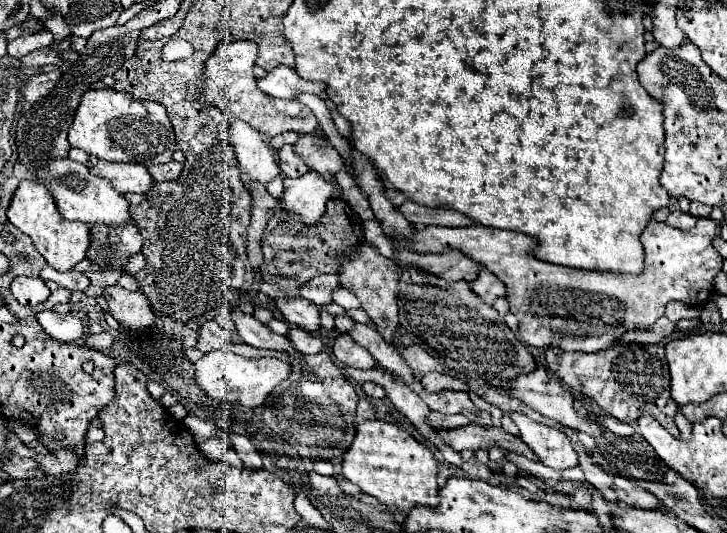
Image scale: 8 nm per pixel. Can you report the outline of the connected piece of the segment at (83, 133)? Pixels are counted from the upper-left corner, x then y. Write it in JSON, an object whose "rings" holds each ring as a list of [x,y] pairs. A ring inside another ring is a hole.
{"rings":[[[89,90],[83,94],[69,128],[69,142],[87,154],[109,162],[165,164],[173,160],[177,142],[167,118],[165,106],[149,100],[137,100],[127,92]]]}

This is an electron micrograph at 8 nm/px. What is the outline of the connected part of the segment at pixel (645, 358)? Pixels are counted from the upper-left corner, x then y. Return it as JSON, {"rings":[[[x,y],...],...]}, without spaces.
{"rings":[[[621,342],[613,344],[609,350],[587,354],[587,352],[565,352],[561,348],[547,348],[545,362],[547,368],[571,390],[593,398],[609,416],[621,422],[635,422],[641,414],[651,414],[657,418],[663,428],[679,436],[679,430],[673,422],[677,412],[677,404],[671,400],[669,384],[669,368],[665,360],[665,344],[649,344],[649,346],[621,346]]]}

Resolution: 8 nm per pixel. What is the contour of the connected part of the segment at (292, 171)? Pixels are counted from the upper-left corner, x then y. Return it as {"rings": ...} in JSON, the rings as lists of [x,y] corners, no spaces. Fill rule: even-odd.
{"rings":[[[287,144],[287,146],[283,146],[279,150],[279,168],[289,178],[299,178],[299,176],[309,172],[305,162],[301,162],[301,158],[297,158],[297,154],[295,154],[291,144]]]}

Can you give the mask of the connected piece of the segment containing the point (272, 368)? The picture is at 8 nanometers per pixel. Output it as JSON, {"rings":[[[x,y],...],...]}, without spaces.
{"rings":[[[213,350],[195,364],[197,384],[207,392],[209,398],[237,402],[247,408],[257,408],[265,402],[271,390],[293,374],[293,366],[279,358],[243,358],[229,350]]]}

